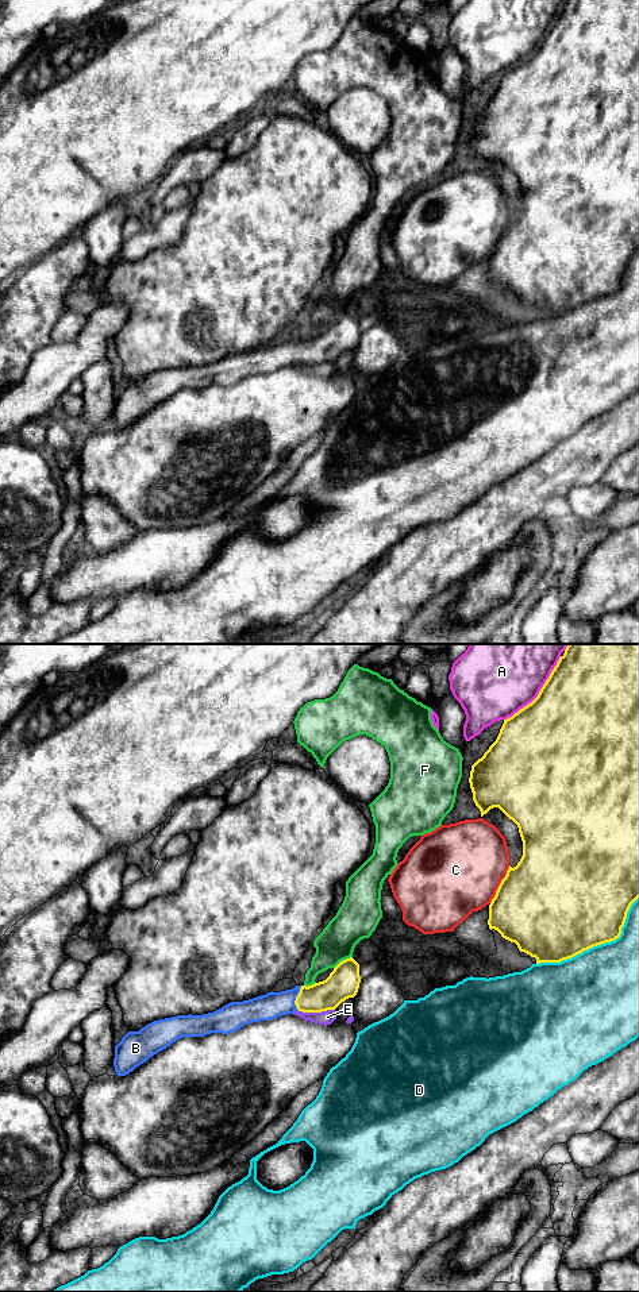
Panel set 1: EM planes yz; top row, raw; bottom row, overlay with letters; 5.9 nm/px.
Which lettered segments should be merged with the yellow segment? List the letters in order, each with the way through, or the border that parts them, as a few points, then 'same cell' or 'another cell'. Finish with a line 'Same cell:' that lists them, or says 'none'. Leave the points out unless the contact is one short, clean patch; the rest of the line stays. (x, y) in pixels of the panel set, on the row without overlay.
A: another cell
B: way yz (328, 346), (318, 350), (296, 350), (273, 357); same cell
C: another cell
D: another cell
E: border yz (297, 361), (303, 363), (334, 362); another cell
F: another cell
Same cell: B

